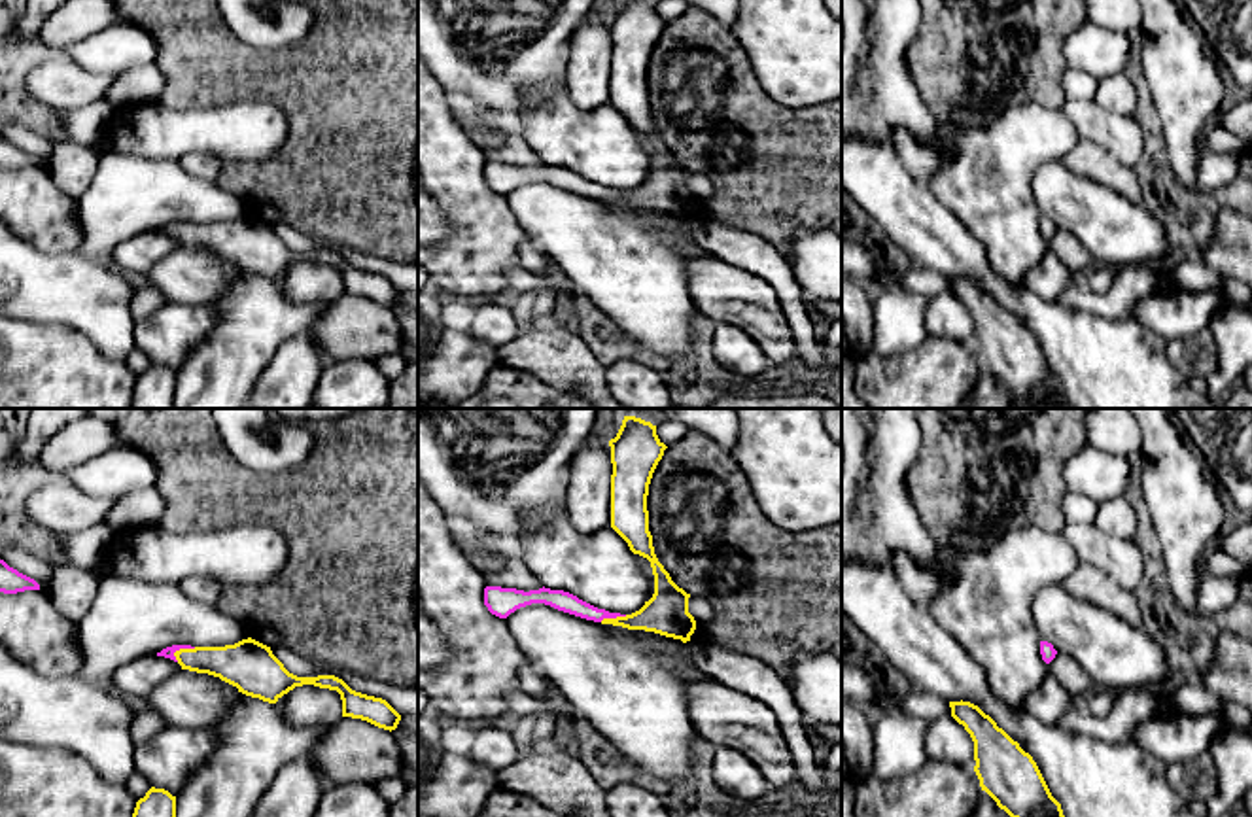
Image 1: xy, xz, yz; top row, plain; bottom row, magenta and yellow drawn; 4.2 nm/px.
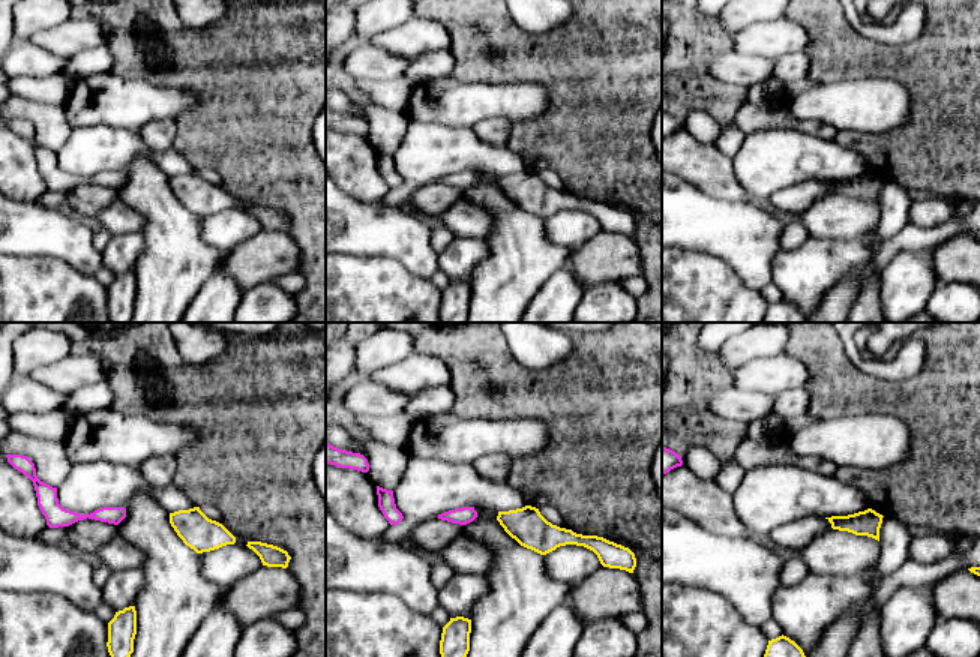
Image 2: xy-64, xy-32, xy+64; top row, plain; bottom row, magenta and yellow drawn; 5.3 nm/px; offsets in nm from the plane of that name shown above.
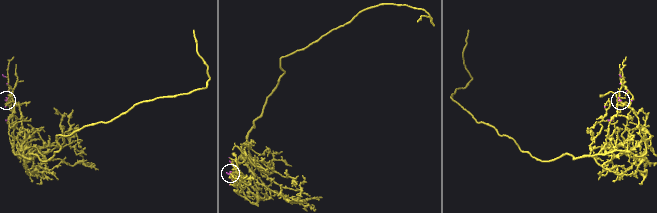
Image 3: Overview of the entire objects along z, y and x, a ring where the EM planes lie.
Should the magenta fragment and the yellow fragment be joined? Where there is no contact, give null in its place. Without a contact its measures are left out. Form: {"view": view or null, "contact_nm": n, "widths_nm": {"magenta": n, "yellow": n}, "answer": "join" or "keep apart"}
{"view": "xy", "contact_nm": 110, "widths_nm": {"magenta": 50, "yellow": 180}, "answer": "join"}

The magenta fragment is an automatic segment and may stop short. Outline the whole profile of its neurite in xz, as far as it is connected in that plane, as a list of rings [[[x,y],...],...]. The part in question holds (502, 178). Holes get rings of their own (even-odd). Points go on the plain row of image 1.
[[[622,0],[611,23],[611,104],[628,119],[634,130],[651,138],[654,170],[645,182],[632,189],[609,189],[598,185],[564,166],[516,166],[501,163],[484,165],[484,182],[499,195],[507,195],[520,183],[545,180],[558,187],[628,206],[654,208],[666,214],[690,217],[696,197],[688,189],[688,174],[664,142],[658,138],[649,108],[647,72],[652,49],[668,25],[656,11],[652,0]]]

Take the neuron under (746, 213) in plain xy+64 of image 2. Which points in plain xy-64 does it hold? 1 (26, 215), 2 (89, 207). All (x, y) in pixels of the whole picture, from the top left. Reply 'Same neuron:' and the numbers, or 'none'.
Same neuron: 1

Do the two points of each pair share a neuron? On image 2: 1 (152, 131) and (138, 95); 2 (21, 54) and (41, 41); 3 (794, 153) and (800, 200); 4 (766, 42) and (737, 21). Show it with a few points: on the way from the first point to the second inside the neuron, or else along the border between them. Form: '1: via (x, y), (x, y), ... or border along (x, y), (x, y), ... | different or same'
1: border along (173, 117), (150, 120), (140, 135) | different
2: border along (29, 39), (65, 59) | different
3: border along (824, 180), (803, 180), (785, 186), (767, 201) | different
4: border along (779, 17), (770, 21), (751, 23), (731, 35) | different

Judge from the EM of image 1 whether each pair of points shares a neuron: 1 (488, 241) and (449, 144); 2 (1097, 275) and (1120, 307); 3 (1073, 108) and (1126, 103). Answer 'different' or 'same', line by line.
1: same
2: different
3: different

